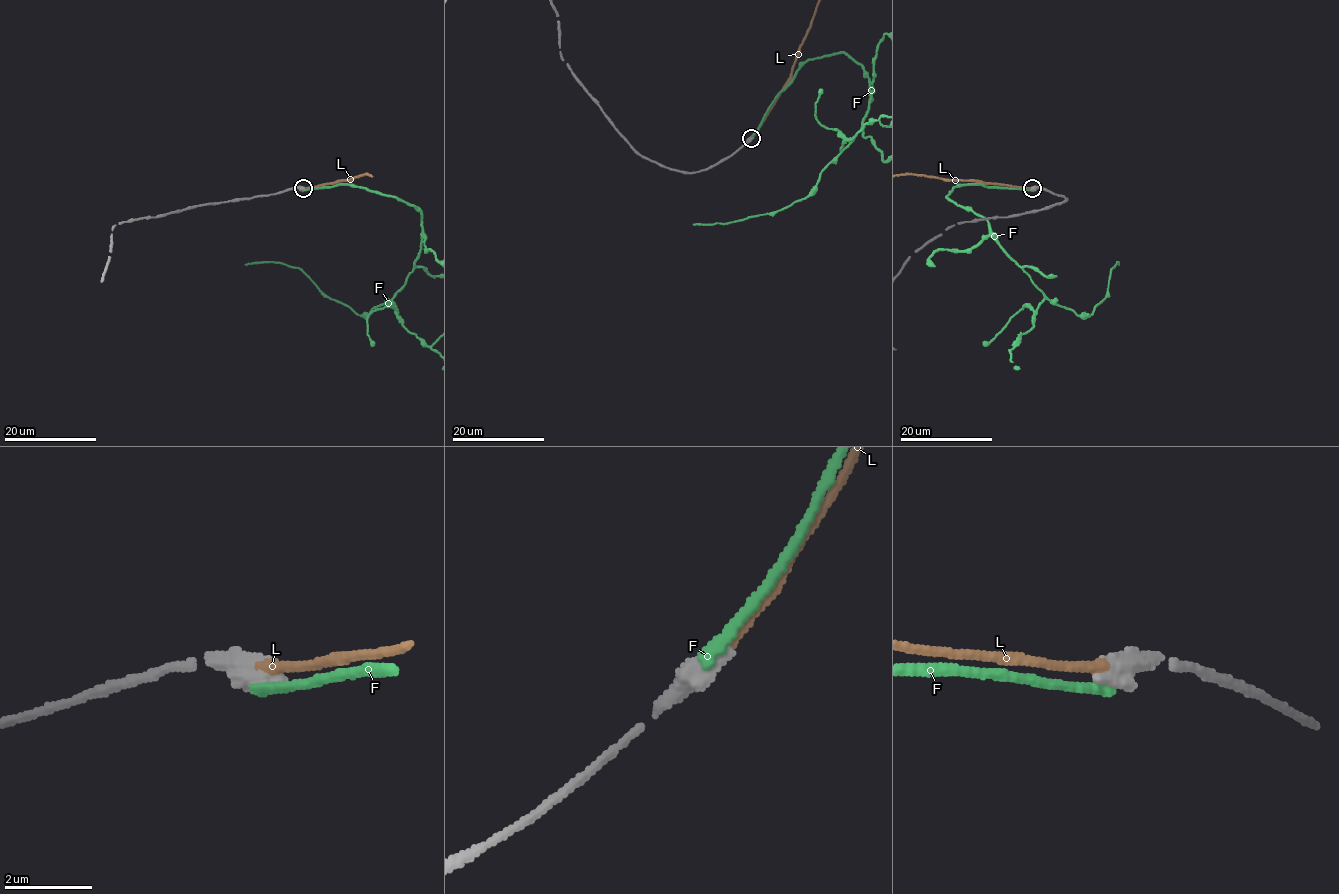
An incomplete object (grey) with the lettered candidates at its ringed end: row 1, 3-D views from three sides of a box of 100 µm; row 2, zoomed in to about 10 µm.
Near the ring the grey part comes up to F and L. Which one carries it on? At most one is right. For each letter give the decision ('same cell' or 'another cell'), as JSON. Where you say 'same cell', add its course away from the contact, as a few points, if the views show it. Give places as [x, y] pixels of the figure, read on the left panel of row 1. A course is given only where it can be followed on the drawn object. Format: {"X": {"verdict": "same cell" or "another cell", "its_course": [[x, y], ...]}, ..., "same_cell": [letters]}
{"F": {"verdict": "another cell"}, "L": {"verdict": "same cell"}, "same_cell": ["L"]}

